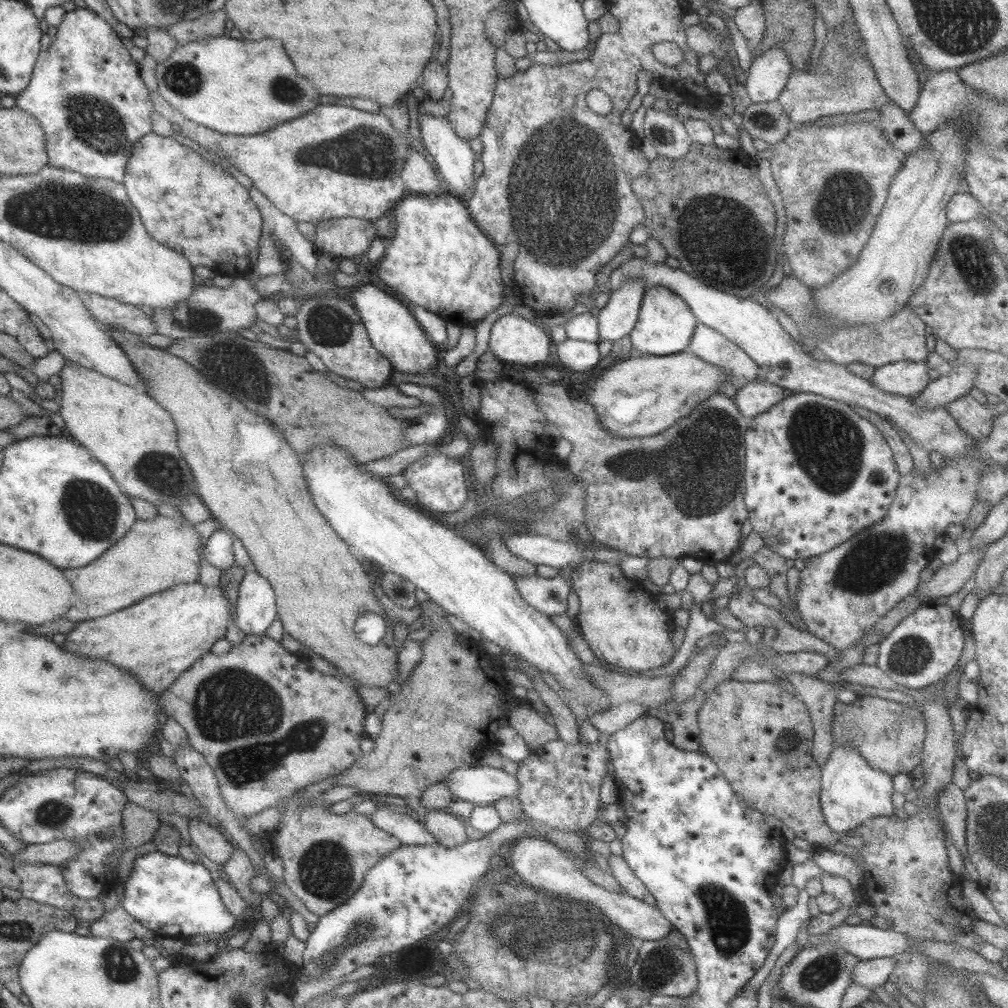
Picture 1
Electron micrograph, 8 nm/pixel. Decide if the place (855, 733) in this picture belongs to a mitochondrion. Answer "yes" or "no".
no

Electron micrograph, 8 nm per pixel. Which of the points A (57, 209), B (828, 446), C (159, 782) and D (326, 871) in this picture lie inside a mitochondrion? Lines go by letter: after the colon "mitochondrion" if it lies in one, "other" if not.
A: mitochondrion
B: mitochondrion
C: other
D: mitochondrion

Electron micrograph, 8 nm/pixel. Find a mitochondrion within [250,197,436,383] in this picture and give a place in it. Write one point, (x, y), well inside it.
(326, 326)

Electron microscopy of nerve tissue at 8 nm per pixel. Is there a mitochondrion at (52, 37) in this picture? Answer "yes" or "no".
no

